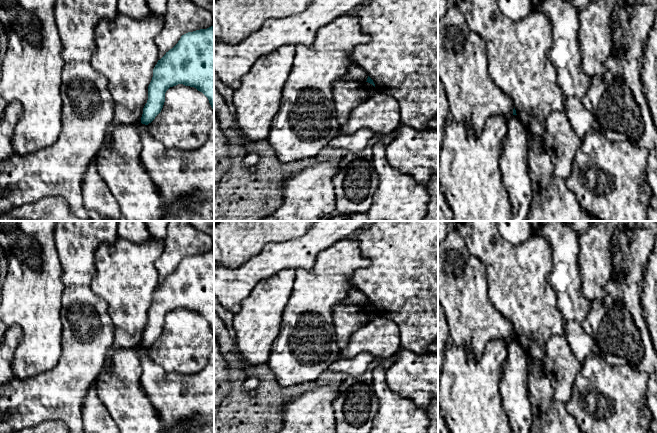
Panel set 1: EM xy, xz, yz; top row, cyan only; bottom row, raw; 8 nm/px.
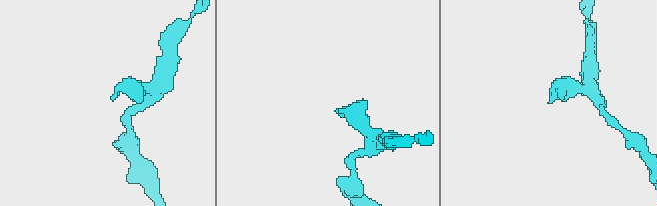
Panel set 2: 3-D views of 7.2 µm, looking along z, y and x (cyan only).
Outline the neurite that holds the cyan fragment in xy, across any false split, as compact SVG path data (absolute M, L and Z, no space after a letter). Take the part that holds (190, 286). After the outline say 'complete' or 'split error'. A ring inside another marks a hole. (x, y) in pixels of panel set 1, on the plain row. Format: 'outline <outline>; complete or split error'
outline M214 250L182 259L178 267L158 284L148 310L148 324L143 332L142 348L148 349L155 343L163 332L166 315L178 308L194 311L202 316L214 334Z; complete

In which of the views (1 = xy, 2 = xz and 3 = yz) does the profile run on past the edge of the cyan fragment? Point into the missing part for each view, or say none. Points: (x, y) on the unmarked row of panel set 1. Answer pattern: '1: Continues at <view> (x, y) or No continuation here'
1: No continuation here
2: No continuation here
3: No continuation here

